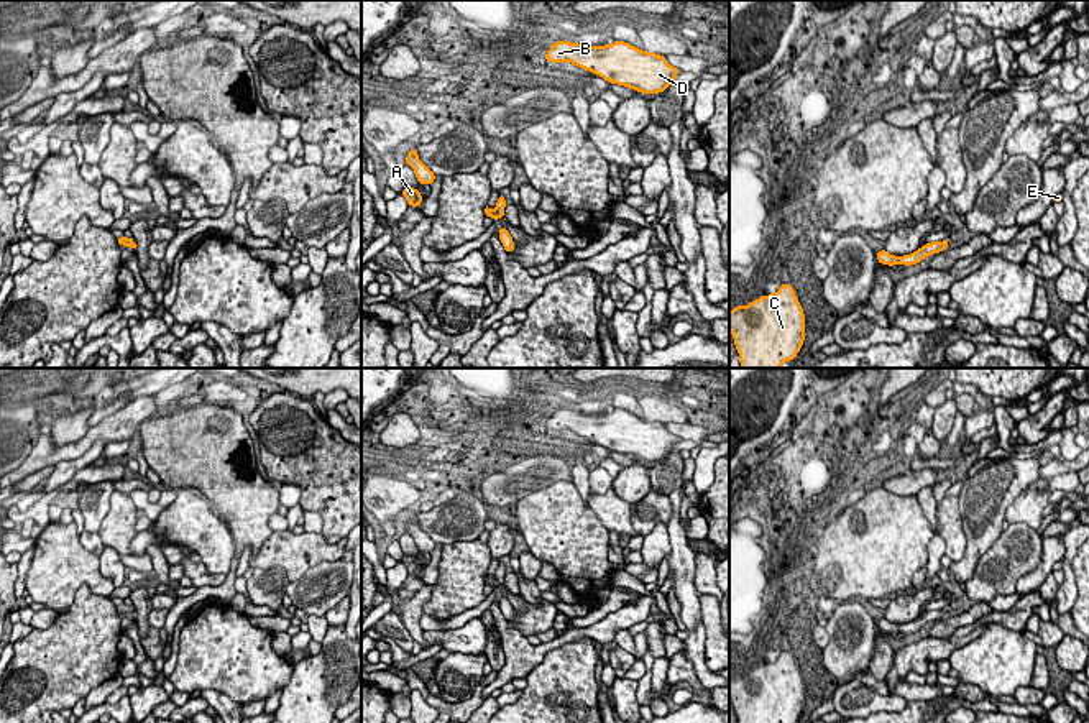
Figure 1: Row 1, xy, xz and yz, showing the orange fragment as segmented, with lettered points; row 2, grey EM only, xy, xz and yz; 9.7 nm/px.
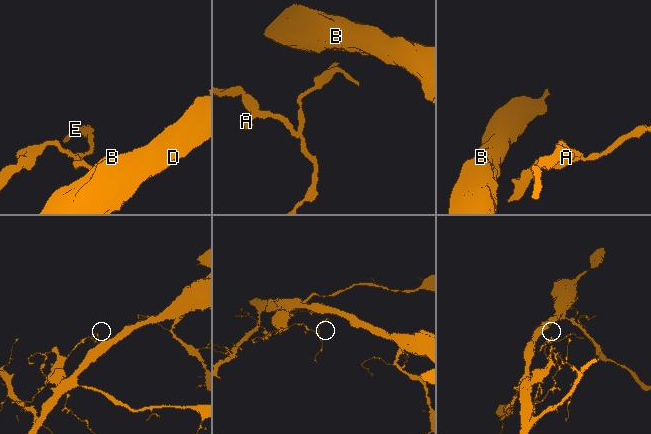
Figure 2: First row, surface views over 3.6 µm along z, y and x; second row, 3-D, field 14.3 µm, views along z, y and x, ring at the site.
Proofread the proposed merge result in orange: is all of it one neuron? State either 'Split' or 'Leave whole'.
Split

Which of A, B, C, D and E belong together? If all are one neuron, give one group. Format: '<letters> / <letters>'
A B C D / E

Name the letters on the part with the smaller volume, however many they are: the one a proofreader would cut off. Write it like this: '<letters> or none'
E

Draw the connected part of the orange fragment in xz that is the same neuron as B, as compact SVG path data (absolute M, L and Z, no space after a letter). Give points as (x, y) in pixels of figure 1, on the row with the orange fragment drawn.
M614 39L604 46L581 46L570 41L552 43L545 61L572 62L591 71L604 81L634 89L641 94L660 94L672 84L680 69L670 66L662 54L646 53L636 46Z

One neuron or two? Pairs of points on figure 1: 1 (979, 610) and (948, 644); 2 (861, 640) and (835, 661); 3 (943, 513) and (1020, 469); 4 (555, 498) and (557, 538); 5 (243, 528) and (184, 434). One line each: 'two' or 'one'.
1: two
2: one
3: two
4: one
5: one

